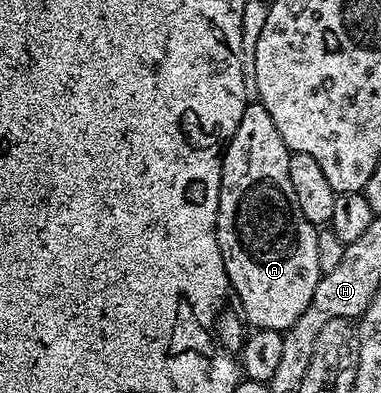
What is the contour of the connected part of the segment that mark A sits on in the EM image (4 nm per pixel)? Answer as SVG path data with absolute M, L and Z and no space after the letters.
M253 100L248 103L239 120L239 128L233 134L233 139L229 141L221 159L221 211L217 214L217 228L221 240L221 254L225 257L225 270L229 273L229 282L233 286L236 297L245 308L244 317L254 323L252 324L258 330L279 330L287 331L303 316L307 304L311 304L311 296L315 296L315 288L319 284L322 276L321 266L319 264L319 240L317 239L318 227L303 216L303 208L299 208L299 196L295 196L295 184L291 184L291 168L289 167L290 156L289 145L279 134L279 128L275 126L275 120L271 118L271 112L267 110L260 100Z

